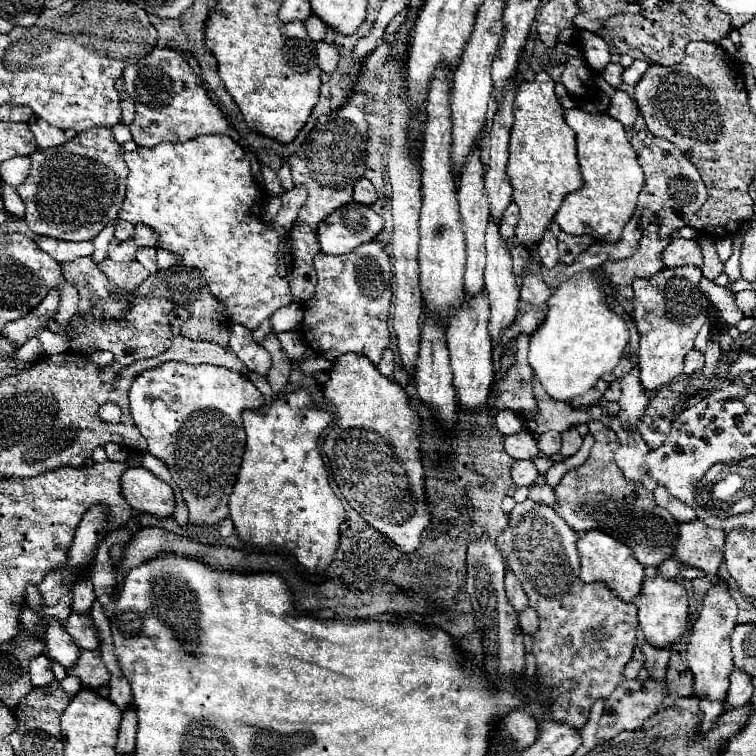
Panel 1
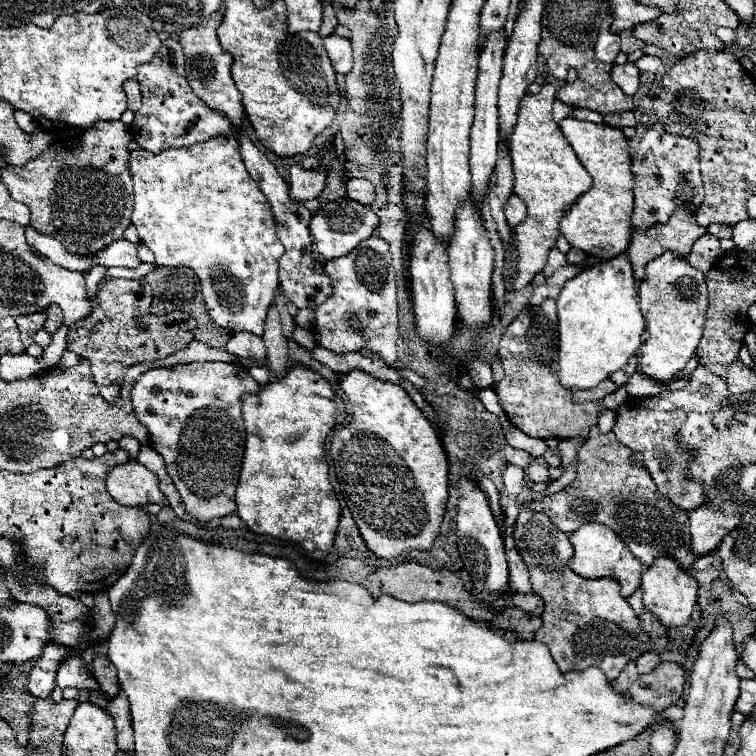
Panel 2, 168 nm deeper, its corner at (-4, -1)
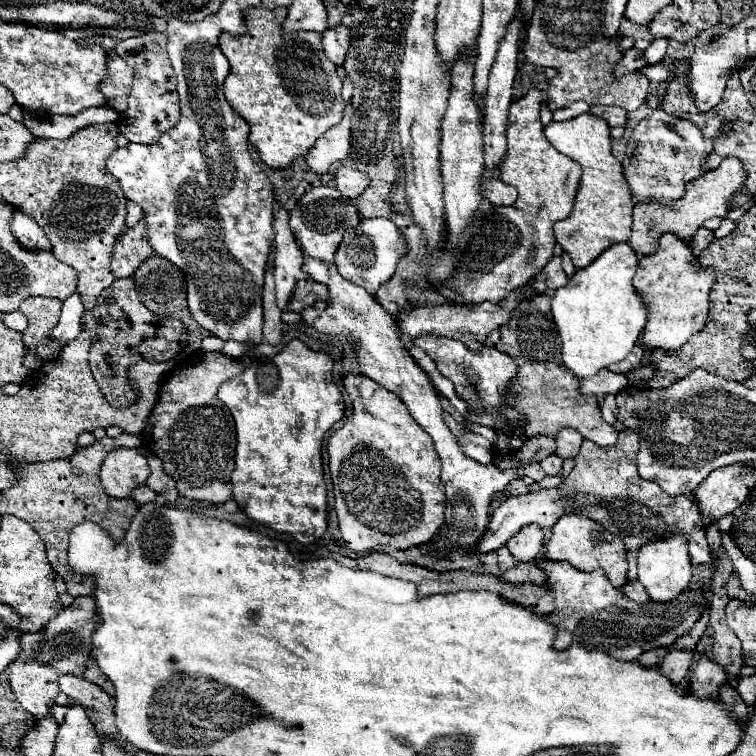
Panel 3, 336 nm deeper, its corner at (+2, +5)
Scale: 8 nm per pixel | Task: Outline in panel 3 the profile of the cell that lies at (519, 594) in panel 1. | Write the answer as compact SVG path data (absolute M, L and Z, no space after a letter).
M527 525L517 531L505 545L515 561L533 561L543 549L543 529L537 525Z

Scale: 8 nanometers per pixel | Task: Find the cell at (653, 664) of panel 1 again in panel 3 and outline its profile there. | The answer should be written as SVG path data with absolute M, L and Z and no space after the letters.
M627 581L627 585L623 587L623 591L635 603L649 603L649 595L643 591L643 587L637 581Z

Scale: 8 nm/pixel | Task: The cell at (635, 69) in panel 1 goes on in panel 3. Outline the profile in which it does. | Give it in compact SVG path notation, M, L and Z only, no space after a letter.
M655 39L645 51L643 51L643 57L649 65L653 63L659 63L663 57L665 57L665 49L667 49L667 39Z

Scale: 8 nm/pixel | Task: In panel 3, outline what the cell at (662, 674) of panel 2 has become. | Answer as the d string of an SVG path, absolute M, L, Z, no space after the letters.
M669 651L657 669L673 685L679 685L687 677L691 661L693 661L693 651Z

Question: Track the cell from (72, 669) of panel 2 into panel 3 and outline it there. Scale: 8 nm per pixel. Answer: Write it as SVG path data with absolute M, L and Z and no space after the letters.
M61 675L59 689L75 703L81 703L87 709L89 719L93 721L99 737L105 735L113 739L119 737L115 727L115 717L113 717L115 701L111 695L97 689L97 685L93 685L91 681L85 681L85 677L77 677L77 675Z

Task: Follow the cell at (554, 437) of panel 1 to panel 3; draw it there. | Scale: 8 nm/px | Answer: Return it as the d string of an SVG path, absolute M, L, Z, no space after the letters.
M549 455L541 461L541 467L547 475L559 475L561 473L561 465L563 465L563 459L559 455Z

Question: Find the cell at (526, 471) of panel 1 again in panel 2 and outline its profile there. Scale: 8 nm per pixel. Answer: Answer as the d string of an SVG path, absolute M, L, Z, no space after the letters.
M531 461L531 465L525 469L525 479L533 481L533 483L547 483L549 481L547 465L539 463L539 461Z

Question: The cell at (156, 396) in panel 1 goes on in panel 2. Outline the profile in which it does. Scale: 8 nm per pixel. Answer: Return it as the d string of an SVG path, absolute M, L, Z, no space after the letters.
M189 363L143 373L131 401L135 415L149 429L149 445L163 459L185 509L197 519L235 513L235 489L245 451L241 395L257 393L259 383L239 363Z

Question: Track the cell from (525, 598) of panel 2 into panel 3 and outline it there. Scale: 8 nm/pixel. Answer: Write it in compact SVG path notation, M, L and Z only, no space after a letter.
M515 563L515 567L505 571L501 575L501 579L507 581L507 583L513 583L513 585L525 585L525 583L543 585L545 583L545 573L533 563Z

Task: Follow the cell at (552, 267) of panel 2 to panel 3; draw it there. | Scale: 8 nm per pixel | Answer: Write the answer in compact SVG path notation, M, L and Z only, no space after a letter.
M551 257L551 261L535 275L531 287L533 291L539 295L539 293L545 293L545 291L555 291L563 285L567 285L567 275L561 267L561 259L559 257Z

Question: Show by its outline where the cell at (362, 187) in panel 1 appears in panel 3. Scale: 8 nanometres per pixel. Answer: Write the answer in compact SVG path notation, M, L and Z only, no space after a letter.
M339 167L335 171L335 183L345 197L355 199L369 187L369 177L363 171L355 171L351 167Z

